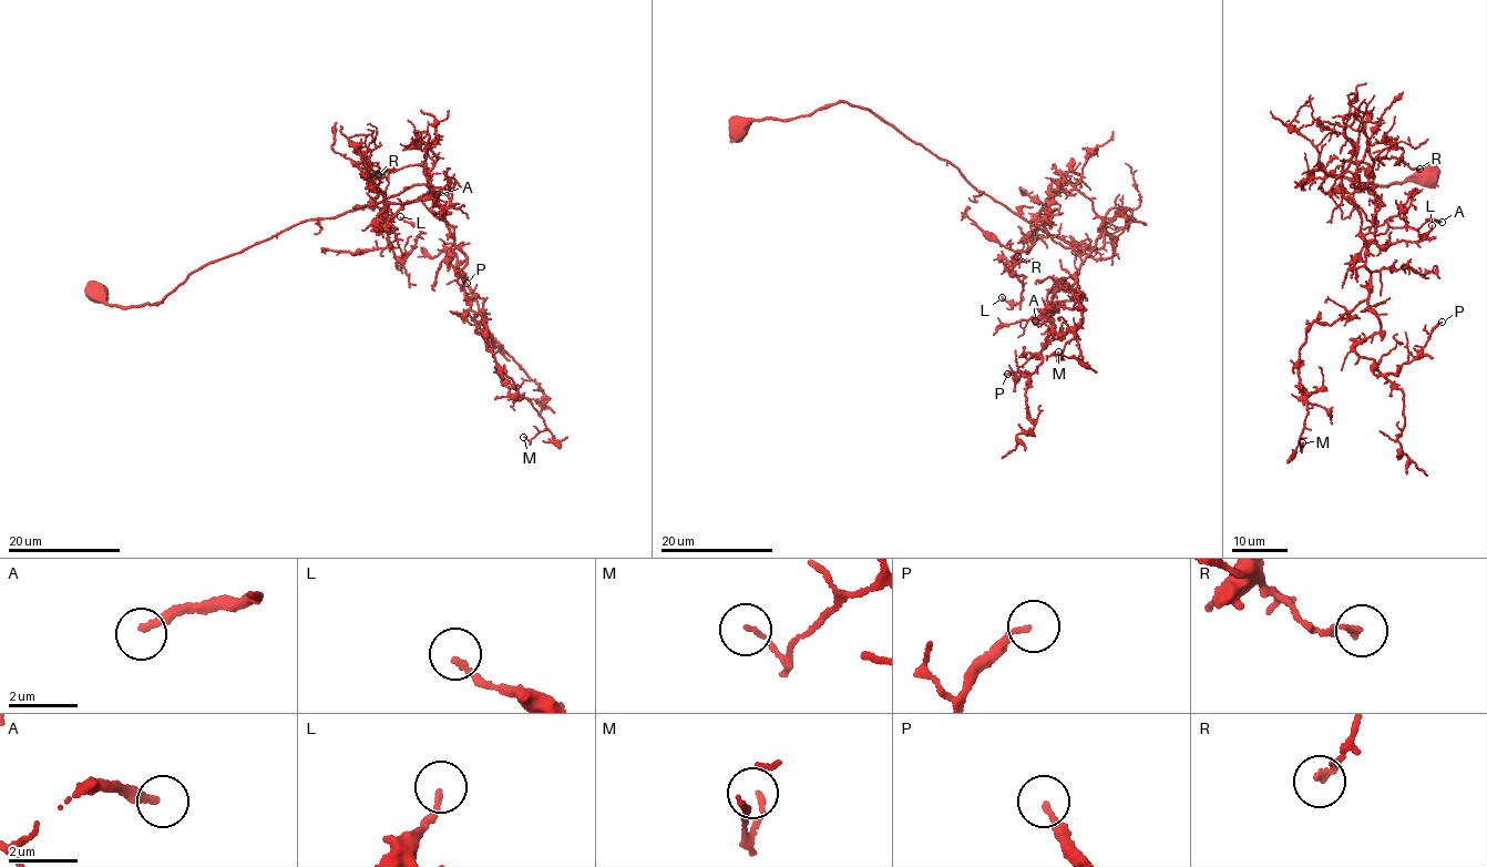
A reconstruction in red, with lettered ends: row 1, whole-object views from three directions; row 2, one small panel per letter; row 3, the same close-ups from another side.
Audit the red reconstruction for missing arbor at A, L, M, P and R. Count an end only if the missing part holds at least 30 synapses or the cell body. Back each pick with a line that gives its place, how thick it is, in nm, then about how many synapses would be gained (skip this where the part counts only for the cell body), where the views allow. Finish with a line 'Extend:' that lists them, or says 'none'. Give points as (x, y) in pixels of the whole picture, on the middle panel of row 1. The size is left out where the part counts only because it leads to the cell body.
Extend: none

